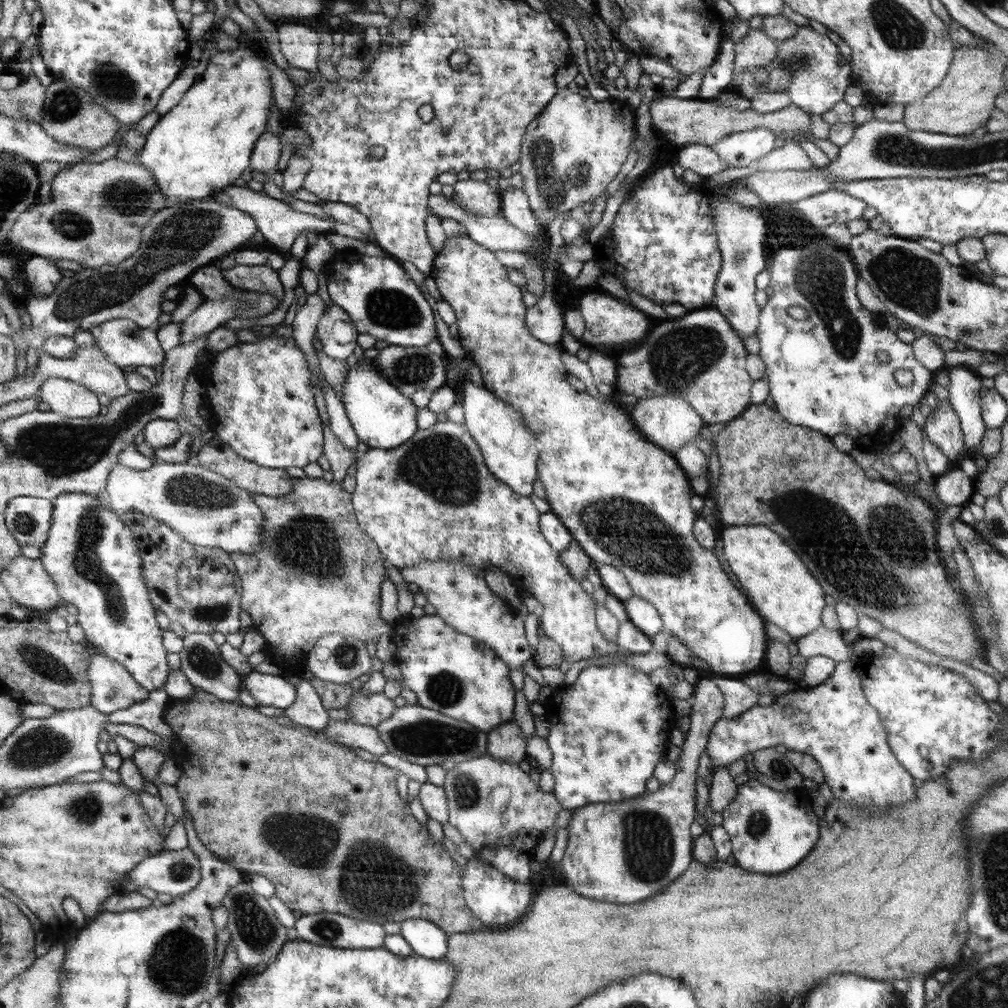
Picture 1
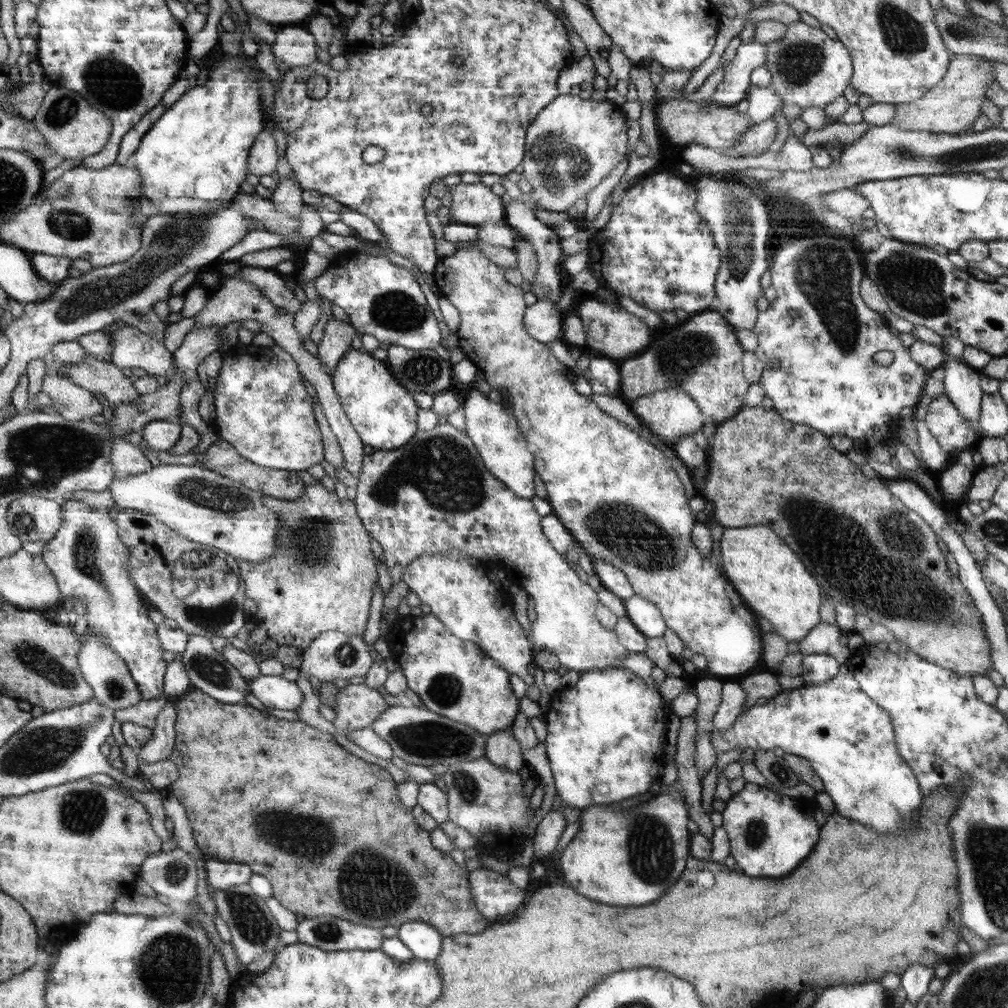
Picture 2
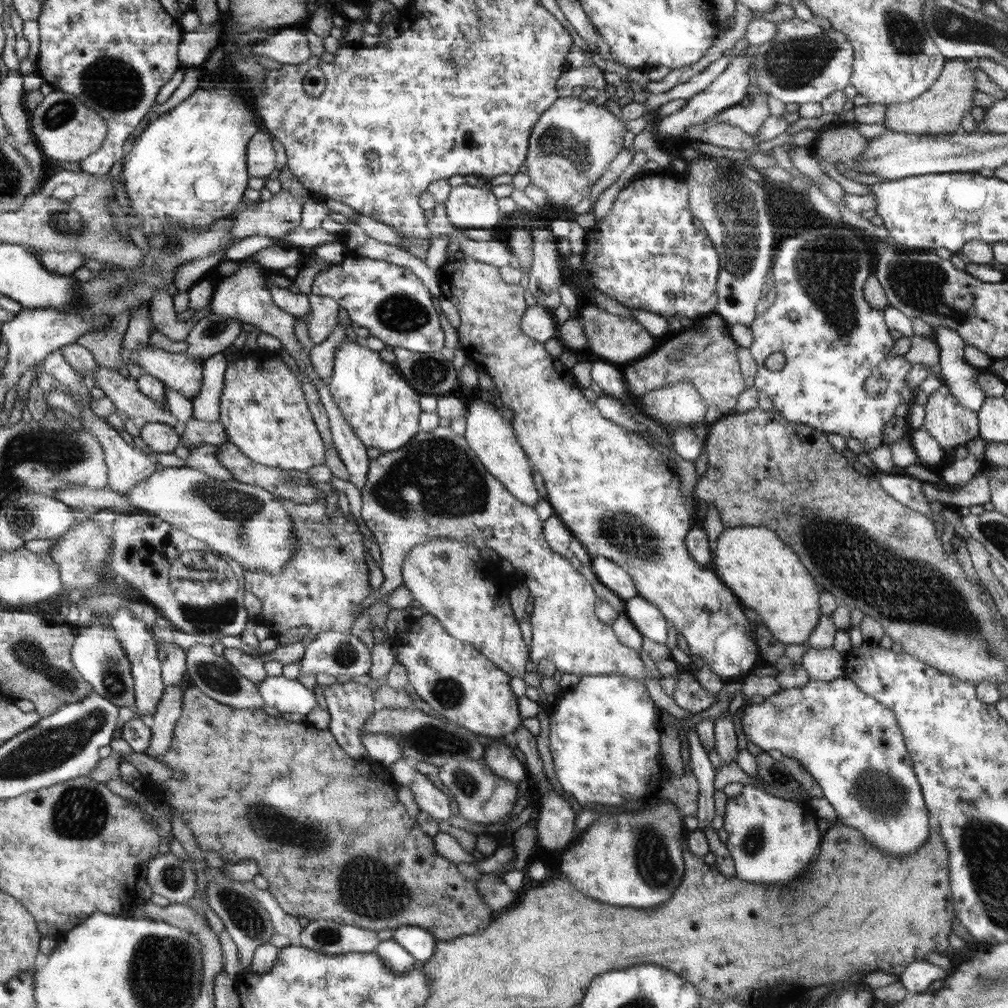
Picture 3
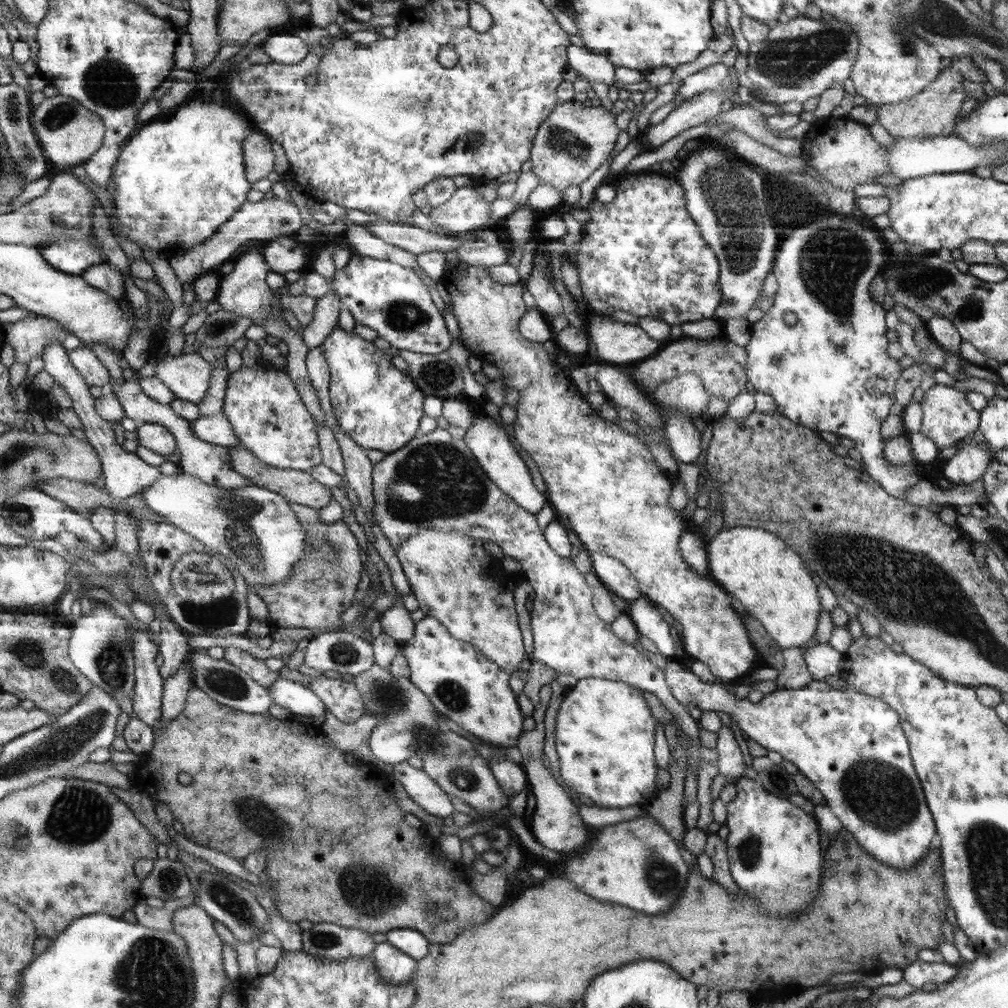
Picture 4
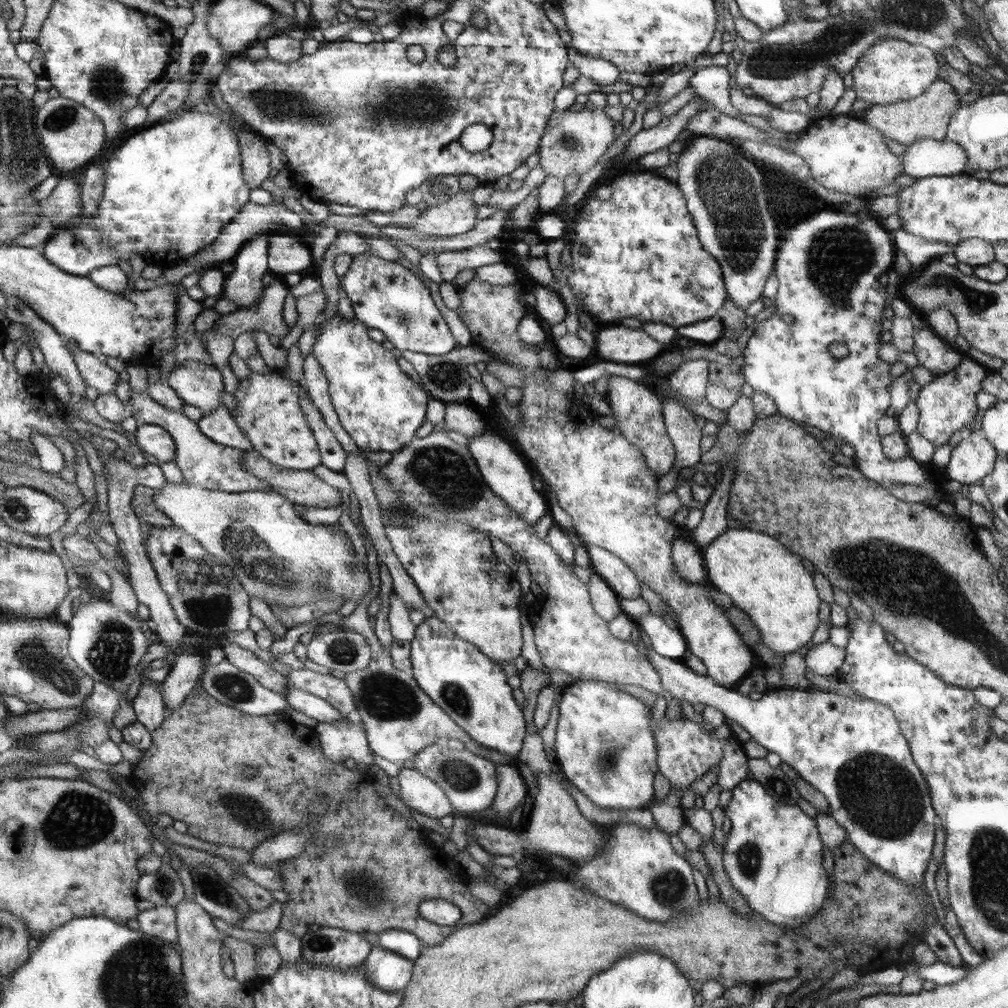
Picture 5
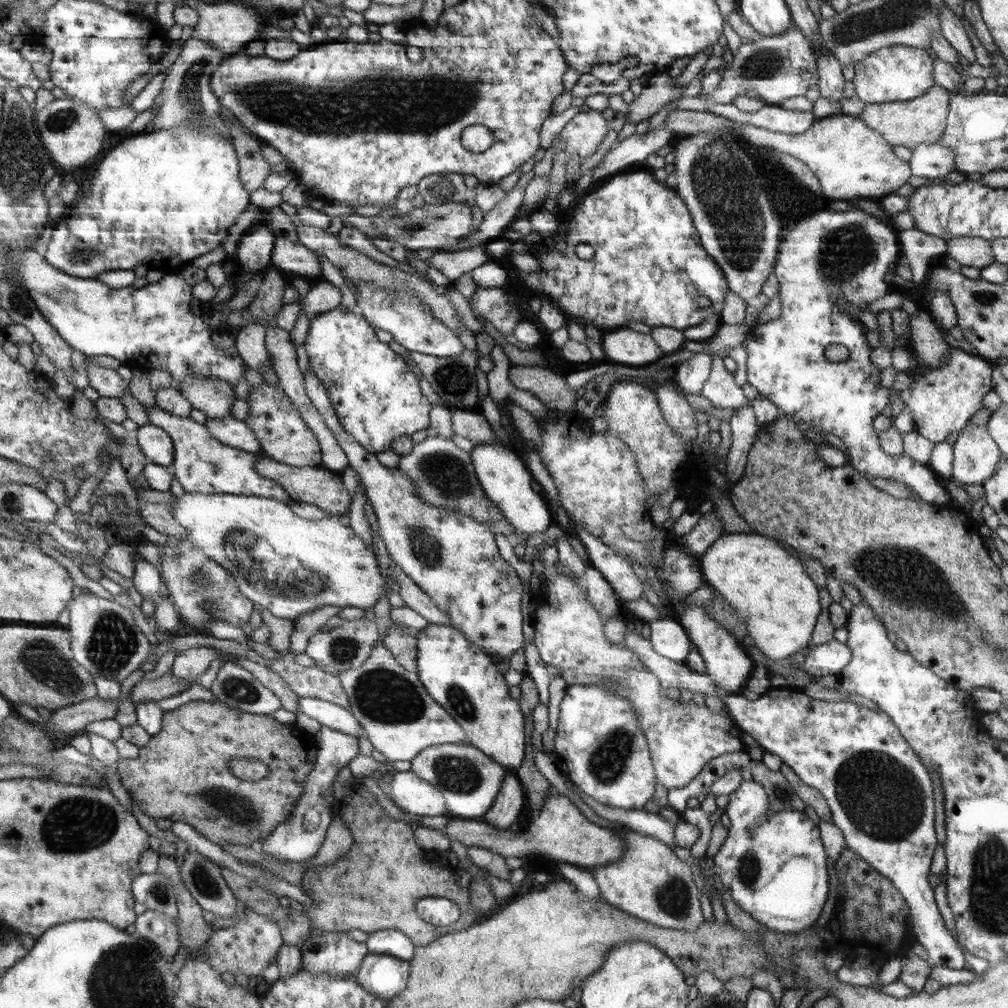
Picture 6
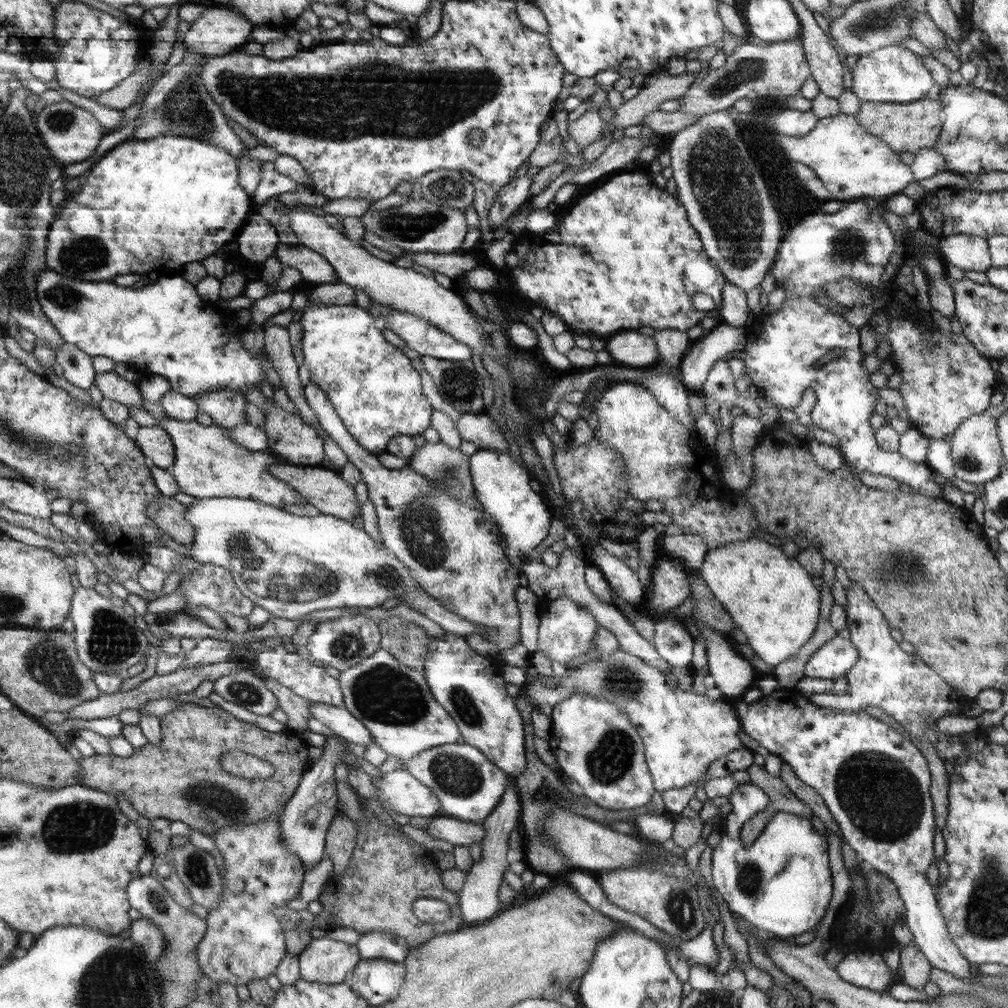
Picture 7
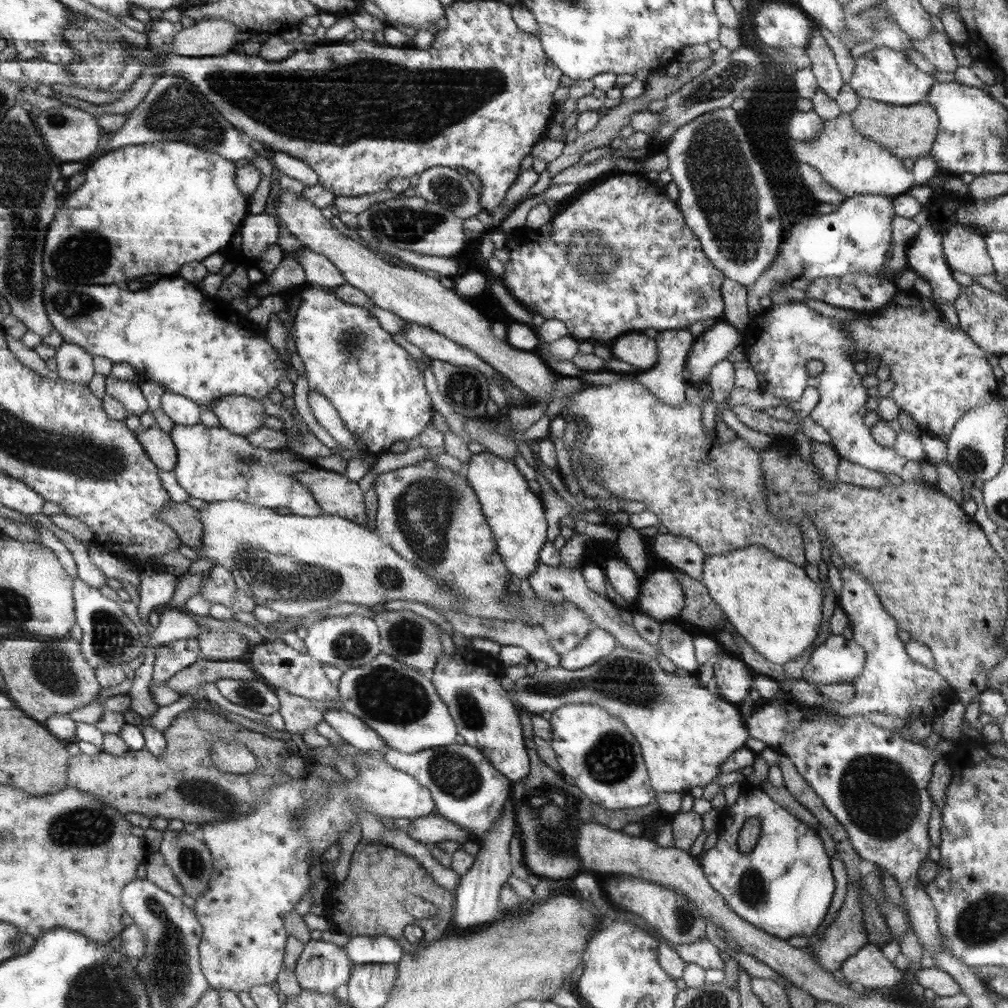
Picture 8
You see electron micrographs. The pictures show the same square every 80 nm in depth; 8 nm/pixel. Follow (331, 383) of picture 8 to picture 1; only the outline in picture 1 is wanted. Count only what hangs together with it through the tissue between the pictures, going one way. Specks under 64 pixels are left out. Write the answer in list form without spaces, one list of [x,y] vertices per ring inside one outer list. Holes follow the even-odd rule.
[[[365,358],[364,363],[351,359],[343,393],[340,396],[346,414],[352,423],[359,442],[369,448],[394,449],[407,443],[415,435],[417,428],[417,406],[411,398],[404,396],[399,388],[386,380],[374,363]]]

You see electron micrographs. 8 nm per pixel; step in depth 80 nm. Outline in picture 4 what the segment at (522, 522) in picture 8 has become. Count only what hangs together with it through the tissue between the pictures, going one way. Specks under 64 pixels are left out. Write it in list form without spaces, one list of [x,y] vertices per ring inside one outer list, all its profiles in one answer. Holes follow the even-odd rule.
[[[476,412],[471,420],[471,425],[467,428],[463,440],[467,444],[467,448],[472,448],[472,453],[476,452],[476,461],[480,460],[484,473],[507,494],[512,500],[519,504],[520,508],[527,509],[528,512],[538,514],[546,507],[546,494],[542,494],[540,490],[536,490],[536,486],[532,484],[532,476],[530,470],[526,468],[522,456],[518,454],[518,450],[514,448],[514,444],[510,442],[510,436],[506,434],[505,426],[501,422],[490,418],[488,414],[480,414]]]

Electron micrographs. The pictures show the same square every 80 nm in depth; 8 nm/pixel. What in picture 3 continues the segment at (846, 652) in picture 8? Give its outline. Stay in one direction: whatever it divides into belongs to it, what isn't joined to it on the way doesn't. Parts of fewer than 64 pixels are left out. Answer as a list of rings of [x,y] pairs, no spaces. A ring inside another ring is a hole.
[[[810,648],[802,656],[801,663],[810,679],[831,681],[844,674],[846,656],[833,648]]]

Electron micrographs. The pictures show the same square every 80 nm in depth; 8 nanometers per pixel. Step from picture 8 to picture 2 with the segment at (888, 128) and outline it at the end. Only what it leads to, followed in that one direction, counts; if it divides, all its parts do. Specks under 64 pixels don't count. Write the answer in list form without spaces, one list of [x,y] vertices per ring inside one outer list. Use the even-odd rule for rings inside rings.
[[[956,54],[951,57],[943,79],[931,88],[922,99],[911,104],[902,104],[894,109],[894,124],[913,131],[958,134],[974,125],[982,104],[986,101],[988,85],[995,81],[993,62],[985,56]]]

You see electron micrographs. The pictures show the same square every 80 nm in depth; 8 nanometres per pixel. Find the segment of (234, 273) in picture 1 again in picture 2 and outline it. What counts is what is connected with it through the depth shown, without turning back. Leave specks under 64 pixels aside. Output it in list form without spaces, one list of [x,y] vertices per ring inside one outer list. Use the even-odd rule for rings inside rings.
[[[241,265],[240,270],[234,276],[253,284],[272,301],[272,304],[275,304],[278,308],[286,308],[288,313],[294,314],[302,308],[302,303],[296,299],[294,292],[292,293],[286,287],[286,281],[282,274],[274,269]]]

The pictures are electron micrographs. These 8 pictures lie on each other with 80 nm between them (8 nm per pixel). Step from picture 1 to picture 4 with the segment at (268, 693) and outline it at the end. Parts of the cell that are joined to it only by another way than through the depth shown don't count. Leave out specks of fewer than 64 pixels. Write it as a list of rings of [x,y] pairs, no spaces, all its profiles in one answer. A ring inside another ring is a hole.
[[[280,677],[267,689],[273,704],[278,704],[293,714],[321,717],[328,711],[321,698],[301,683]]]

